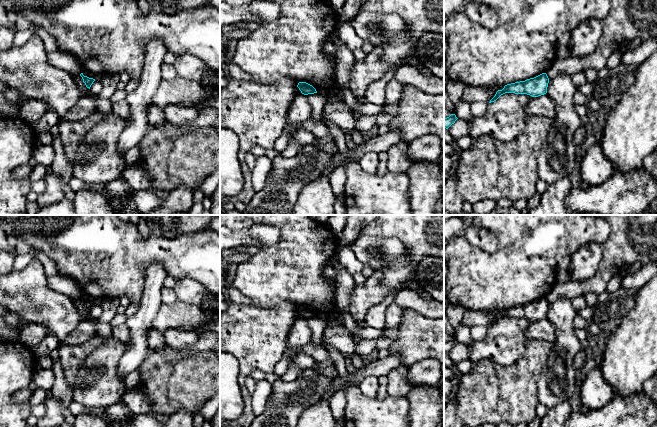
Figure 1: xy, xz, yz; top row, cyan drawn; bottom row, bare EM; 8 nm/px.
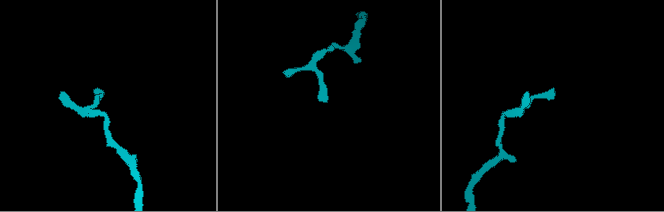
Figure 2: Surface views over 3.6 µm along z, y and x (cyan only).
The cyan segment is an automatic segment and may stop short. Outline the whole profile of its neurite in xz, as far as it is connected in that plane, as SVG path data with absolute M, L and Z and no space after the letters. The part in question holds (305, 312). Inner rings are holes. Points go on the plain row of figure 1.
M299 306L297 311L301 315L301 317L304 319L317 317L316 313L312 309L306 306Z

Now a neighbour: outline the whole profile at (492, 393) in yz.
M531 339L527 345L524 355L514 364L503 366L490 359L481 359L472 364L472 369L462 374L458 384L455 384L453 394L457 403L457 416L463 426L477 427L482 424L498 425L507 423L513 427L517 424L528 425L537 417L538 384L546 358L552 352L552 343L543 340Z

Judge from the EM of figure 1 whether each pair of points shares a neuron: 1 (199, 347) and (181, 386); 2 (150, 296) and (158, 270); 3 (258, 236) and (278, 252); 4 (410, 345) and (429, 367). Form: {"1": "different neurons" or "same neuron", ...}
{"1": "different neurons", "2": "same neuron", "3": "different neurons", "4": "different neurons"}

